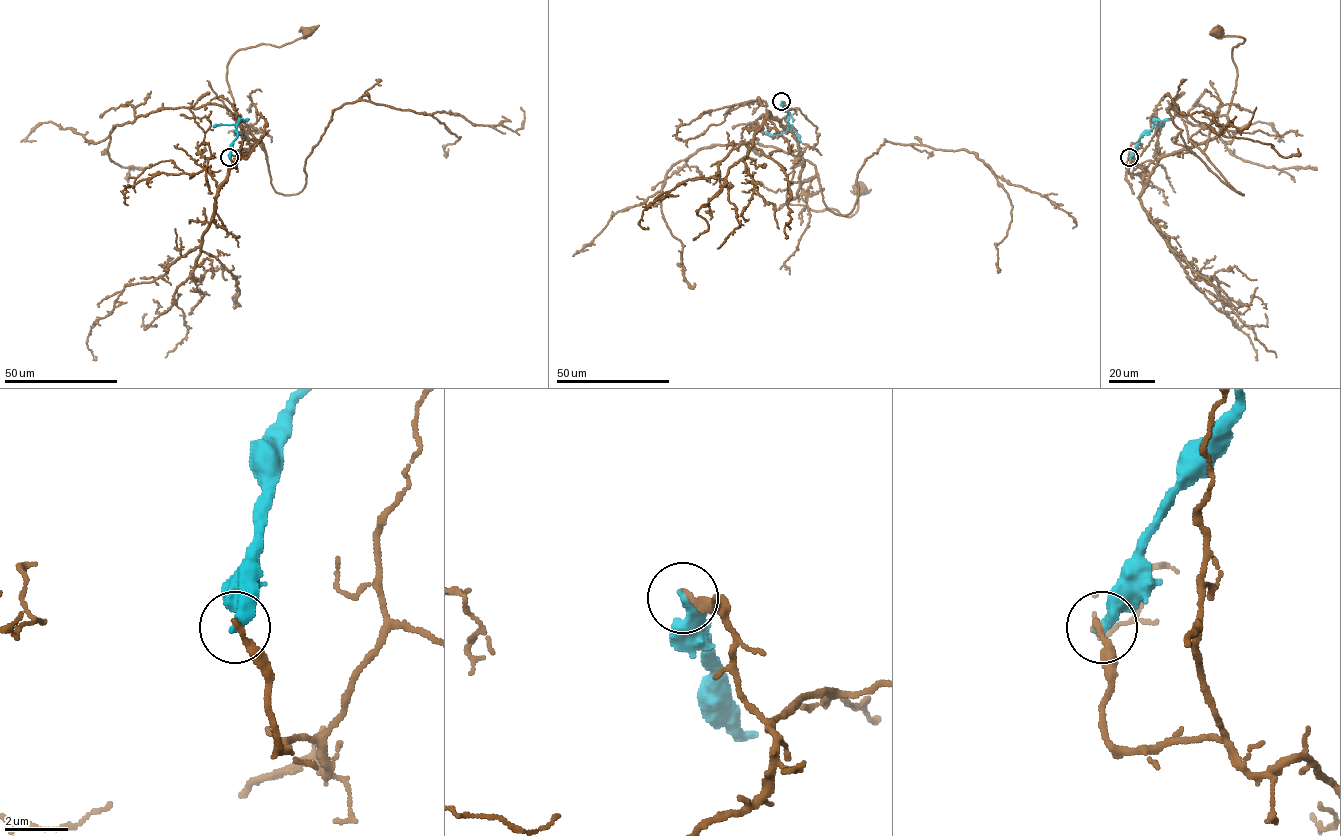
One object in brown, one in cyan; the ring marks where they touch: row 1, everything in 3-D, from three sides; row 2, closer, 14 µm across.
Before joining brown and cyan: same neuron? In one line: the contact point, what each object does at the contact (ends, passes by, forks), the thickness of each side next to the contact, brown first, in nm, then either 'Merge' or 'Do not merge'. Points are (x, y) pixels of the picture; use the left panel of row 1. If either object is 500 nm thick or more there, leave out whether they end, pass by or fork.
Place: (229, 157). At the ring brown ends. At the ring cyan ends. Thickness 240 nm (brown) against 400 nm. Do not merge

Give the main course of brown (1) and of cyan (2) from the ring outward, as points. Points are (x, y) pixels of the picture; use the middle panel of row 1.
1: (781, 101), (787, 113), (780, 122), (802, 162), (797, 195), (778, 209), (806, 205), (850, 216), (859, 189)
2: (781, 101), (789, 112), (788, 128), (777, 134), (765, 133)

